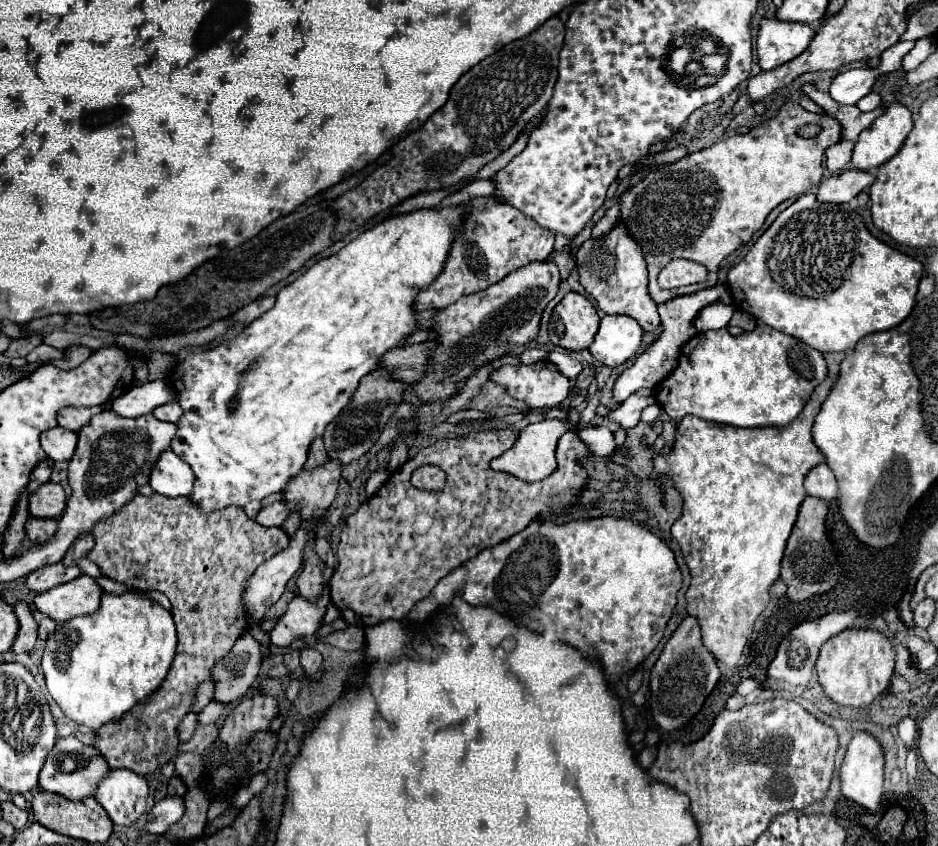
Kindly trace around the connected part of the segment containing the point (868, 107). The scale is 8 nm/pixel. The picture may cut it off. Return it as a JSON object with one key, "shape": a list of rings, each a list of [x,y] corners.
{"shape":[[[868,93],[864,99],[860,99],[860,103],[856,103],[856,107],[860,111],[874,111],[876,107],[880,107],[880,95],[878,93]]]}

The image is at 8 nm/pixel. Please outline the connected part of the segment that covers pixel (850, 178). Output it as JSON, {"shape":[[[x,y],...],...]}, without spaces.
{"shape":[[[856,169],[842,171],[842,173],[832,175],[830,179],[824,179],[820,183],[816,199],[820,203],[834,203],[834,205],[850,203],[858,193],[862,193],[872,183],[874,183],[872,173],[856,171]]]}

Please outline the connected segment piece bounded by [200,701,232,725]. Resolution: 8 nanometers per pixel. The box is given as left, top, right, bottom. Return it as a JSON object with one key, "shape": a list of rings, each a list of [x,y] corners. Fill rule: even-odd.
{"shape":[[[210,701],[204,711],[200,713],[200,723],[206,725],[206,723],[214,723],[216,719],[220,719],[232,705],[226,705],[226,703],[220,703],[220,701]]]}

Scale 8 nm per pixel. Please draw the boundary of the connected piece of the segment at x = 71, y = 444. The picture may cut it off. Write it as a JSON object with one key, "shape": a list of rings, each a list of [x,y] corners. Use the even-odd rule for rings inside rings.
{"shape":[[[54,427],[54,429],[46,429],[40,435],[40,443],[52,461],[68,461],[74,455],[78,435],[64,427]]]}

